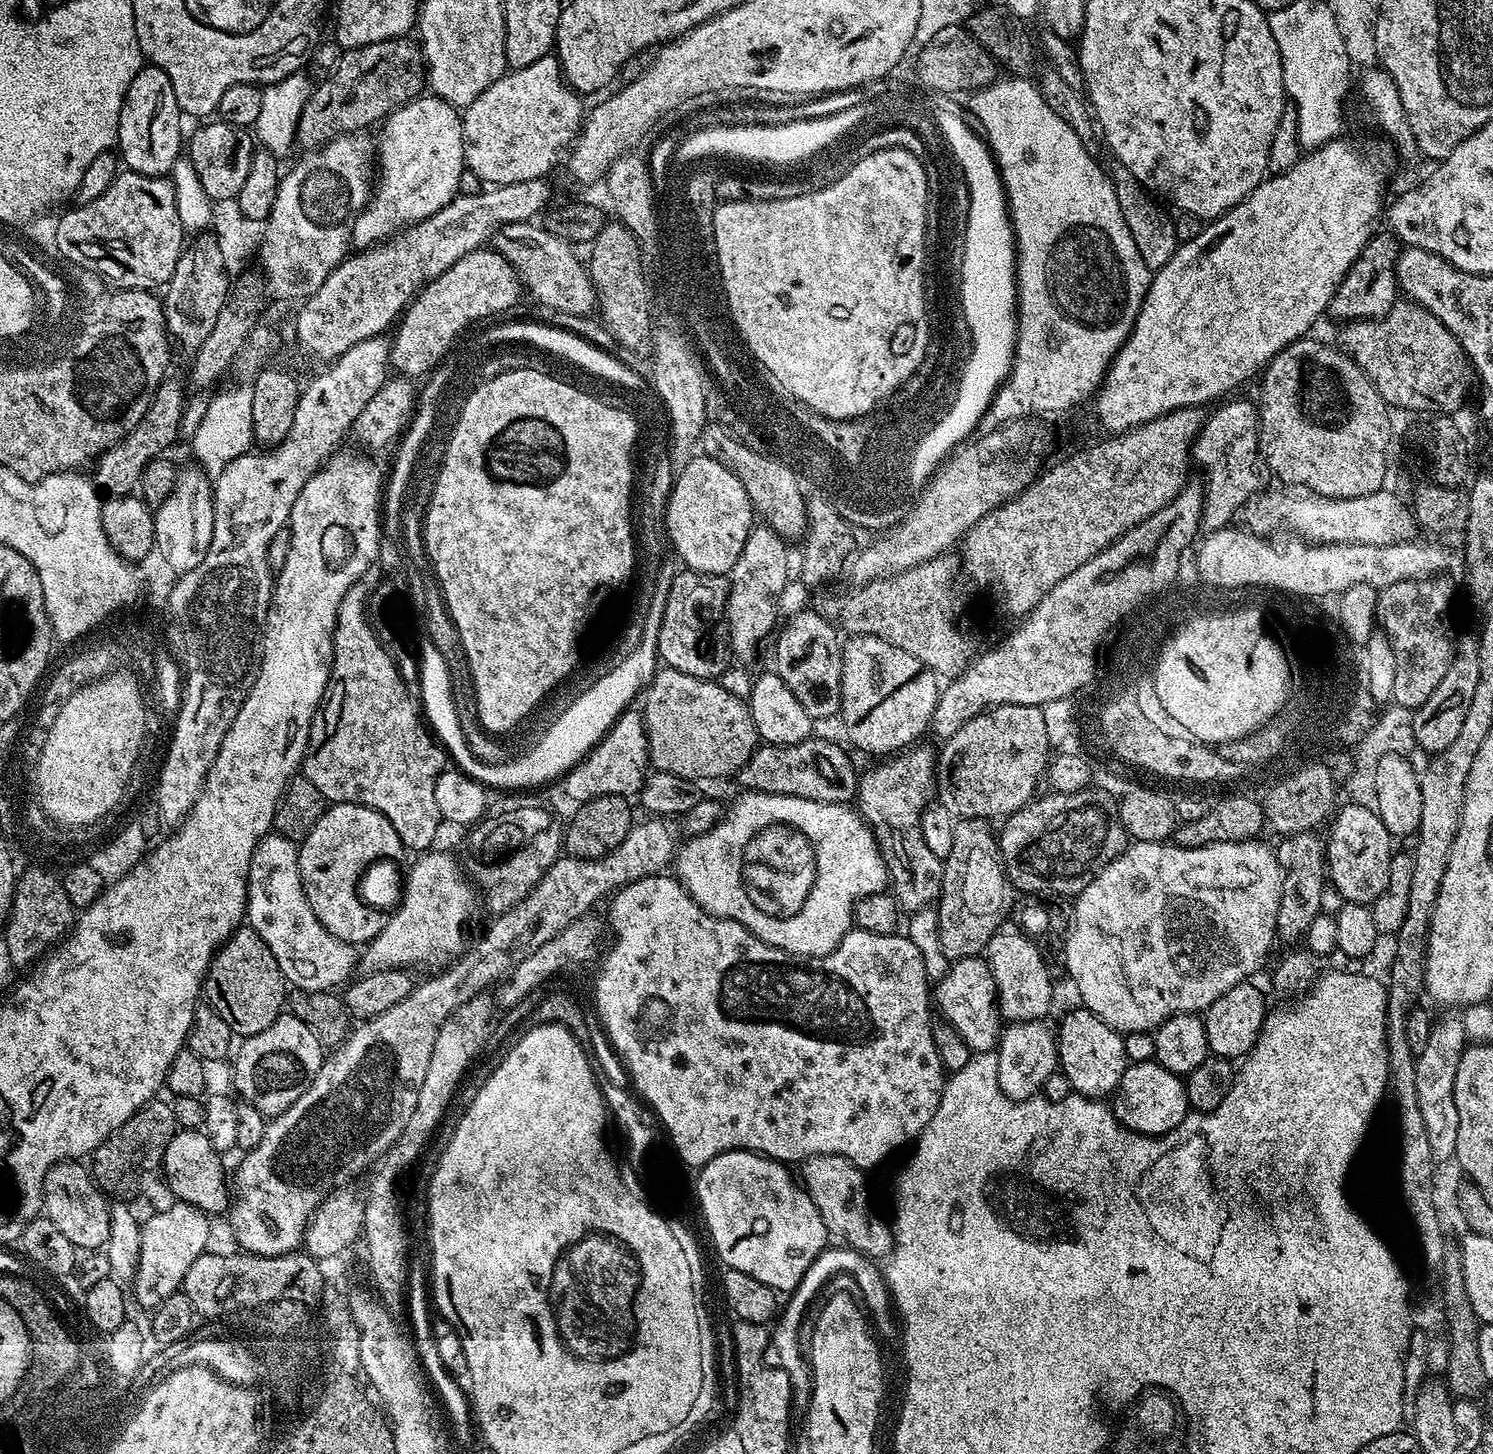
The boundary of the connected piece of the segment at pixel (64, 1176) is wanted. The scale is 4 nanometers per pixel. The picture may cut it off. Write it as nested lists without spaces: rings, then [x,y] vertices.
[[[76,1158],[60,1160],[44,1179],[42,1212],[62,1230],[77,1250],[100,1250],[105,1247],[110,1232],[109,1205],[100,1195],[101,1189],[87,1163]]]

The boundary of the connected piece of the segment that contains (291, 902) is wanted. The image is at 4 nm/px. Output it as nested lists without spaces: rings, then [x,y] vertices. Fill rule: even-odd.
[[[269,834],[254,850],[248,871],[247,923],[266,942],[278,962],[285,981],[293,989],[326,992],[339,989],[353,979],[358,968],[358,952],[339,940],[314,914],[300,877],[297,845],[279,834]]]

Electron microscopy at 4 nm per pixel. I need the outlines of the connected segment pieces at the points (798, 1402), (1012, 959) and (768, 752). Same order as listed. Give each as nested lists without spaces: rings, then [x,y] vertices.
[[[833,1246],[827,1247],[820,1253],[819,1258],[815,1260],[811,1266],[808,1267],[806,1274],[803,1276],[802,1282],[795,1289],[793,1293],[789,1295],[789,1300],[781,1320],[777,1321],[775,1327],[778,1330],[778,1344],[784,1352],[784,1356],[792,1356],[788,1366],[790,1371],[788,1376],[791,1378],[792,1386],[792,1404],[793,1409],[798,1412],[807,1411],[807,1408],[811,1404],[812,1398],[812,1386],[810,1372],[802,1372],[796,1362],[797,1358],[794,1358],[794,1351],[798,1349],[797,1346],[797,1334],[800,1331],[800,1325],[805,1319],[805,1310],[813,1300],[816,1292],[821,1288],[822,1284],[834,1274],[838,1272],[852,1272],[852,1276],[860,1288],[867,1304],[867,1311],[873,1320],[872,1324],[875,1331],[883,1338],[894,1338],[899,1337],[900,1328],[897,1319],[894,1315],[894,1308],[891,1303],[891,1292],[888,1290],[888,1285],[884,1280],[883,1271],[879,1268],[879,1265],[865,1254],[852,1249],[851,1247],[841,1246],[842,1248],[832,1248]]]
[[[1001,930],[990,938],[986,949],[988,965],[992,967],[992,977],[996,983],[996,998],[1000,1005],[1000,1014],[1005,1021],[1017,1020],[1044,1020],[1047,1012],[1052,1008],[1052,976],[1044,965],[1045,953],[1037,948],[1023,932]]]
[[[809,738],[797,744],[765,744],[761,743],[753,756],[743,764],[738,773],[740,788],[750,792],[769,792],[770,794],[786,794],[798,798],[810,798],[814,802],[827,804],[848,804],[855,797],[858,783],[858,771],[848,757],[847,747],[839,748],[832,740],[816,740]]]

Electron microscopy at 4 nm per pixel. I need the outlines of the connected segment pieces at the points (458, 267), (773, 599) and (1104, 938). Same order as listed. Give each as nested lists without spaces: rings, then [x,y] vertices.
[[[484,246],[466,253],[442,275],[423,285],[404,308],[394,328],[396,336],[391,337],[391,367],[409,378],[431,373],[436,367],[432,360],[447,348],[450,334],[456,333],[466,318],[472,320],[484,314],[499,317],[499,312],[519,302],[520,292],[522,294],[520,275],[502,254]]]
[[[765,524],[753,525],[731,571],[728,573],[728,598],[724,619],[728,626],[728,640],[736,652],[744,652],[759,642],[776,620],[776,604],[788,582],[788,552],[784,538]]]
[[[1259,839],[1242,842],[1222,842],[1205,848],[1181,848],[1172,842],[1159,844],[1133,843],[1125,848],[1121,856],[1111,860],[1095,878],[1080,892],[1074,900],[1074,923],[1064,941],[1062,955],[1068,967],[1068,976],[1076,983],[1076,992],[1080,995],[1079,1003],[1089,1008],[1094,1015],[1100,1016],[1102,1022],[1116,1029],[1121,1034],[1129,1032],[1152,1032],[1163,1020],[1175,1016],[1178,1012],[1203,1013],[1230,986],[1243,984],[1248,976],[1268,956],[1276,940],[1276,915],[1280,901],[1282,873],[1271,847],[1260,844]]]

